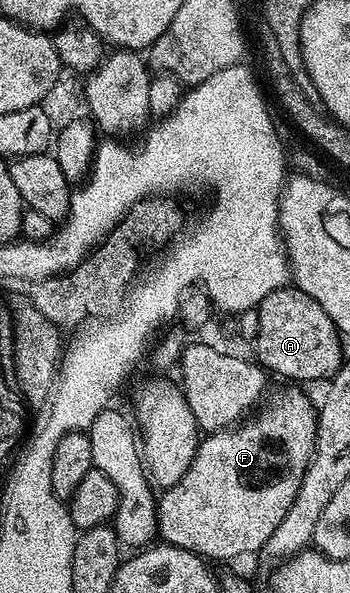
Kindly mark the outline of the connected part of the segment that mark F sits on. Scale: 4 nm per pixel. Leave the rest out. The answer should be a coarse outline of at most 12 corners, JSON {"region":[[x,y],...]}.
{"region":[[272,391],[162,489],[162,543],[258,553],[297,498],[316,405]]}

